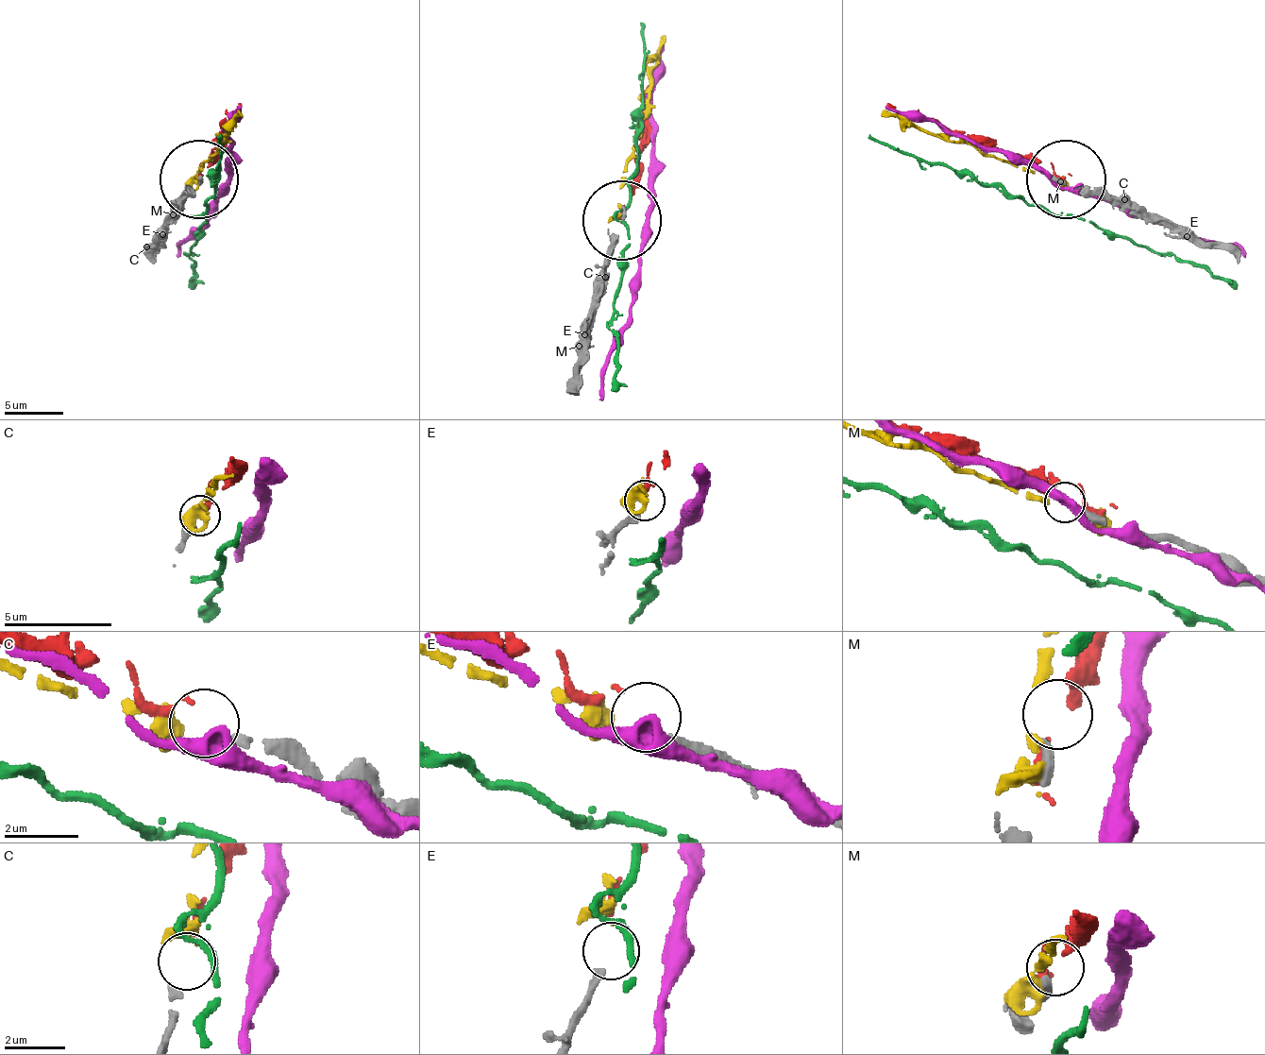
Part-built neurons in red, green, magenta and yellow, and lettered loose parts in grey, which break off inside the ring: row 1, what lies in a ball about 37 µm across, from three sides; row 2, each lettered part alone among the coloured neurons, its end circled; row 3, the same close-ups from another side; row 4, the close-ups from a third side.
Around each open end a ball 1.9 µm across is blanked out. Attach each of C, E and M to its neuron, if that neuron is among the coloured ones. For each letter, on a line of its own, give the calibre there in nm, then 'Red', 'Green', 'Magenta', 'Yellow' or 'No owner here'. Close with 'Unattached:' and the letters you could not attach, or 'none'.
C: Thickness 200 nm. Yellow
E: Thickness 280 nm. Red
M: Thickness 320 nm. No owner here
Unattached: M

